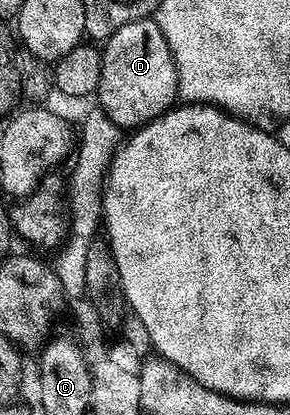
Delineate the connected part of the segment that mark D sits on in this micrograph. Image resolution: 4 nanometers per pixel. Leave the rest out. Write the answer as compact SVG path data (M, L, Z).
M147 18L120 26L120 30L105 41L101 53L96 104L120 129L137 130L149 124L170 111L179 99L178 71L168 50L168 42L164 34L160 34L157 19Z

